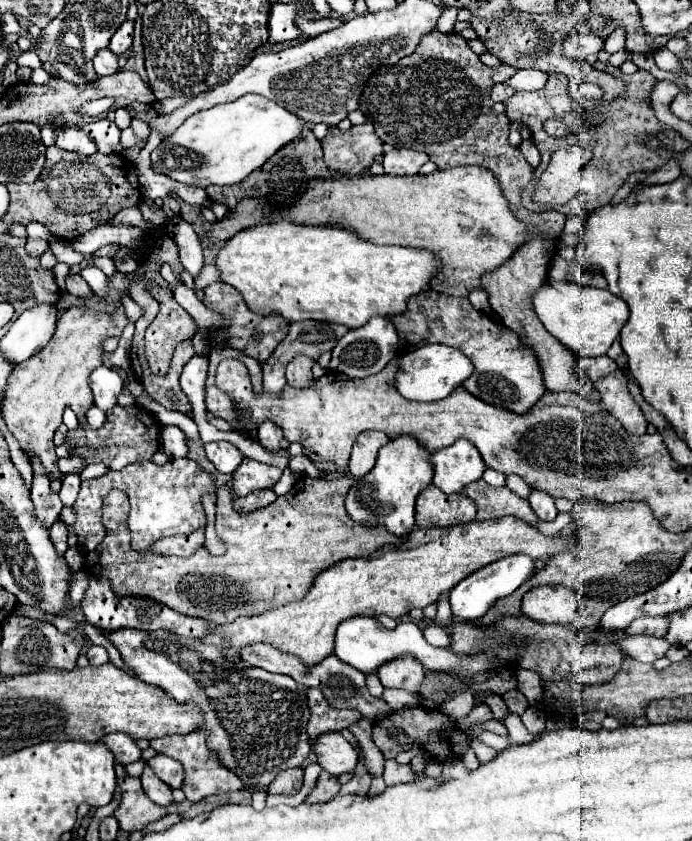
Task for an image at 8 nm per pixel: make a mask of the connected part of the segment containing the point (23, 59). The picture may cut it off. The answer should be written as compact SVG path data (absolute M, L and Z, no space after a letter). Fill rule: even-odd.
M34 51L22 52L17 59L18 66L28 66L31 69L42 67L41 61Z

